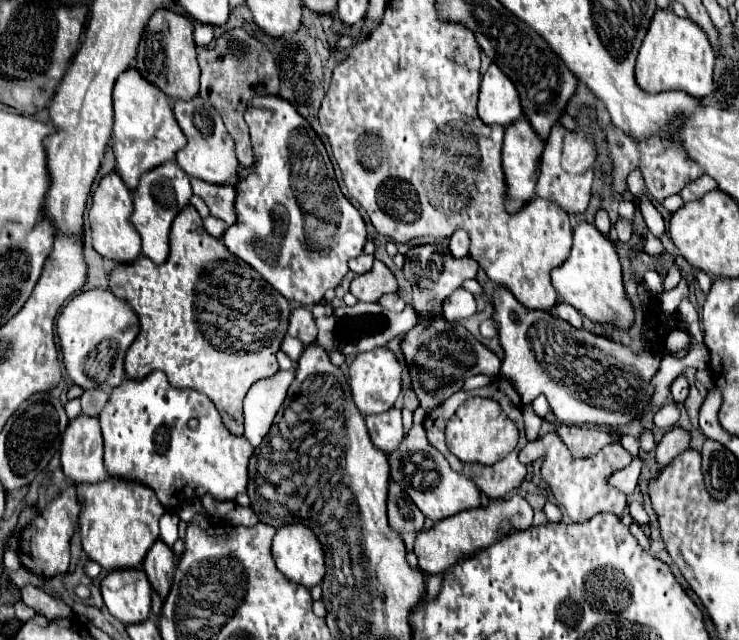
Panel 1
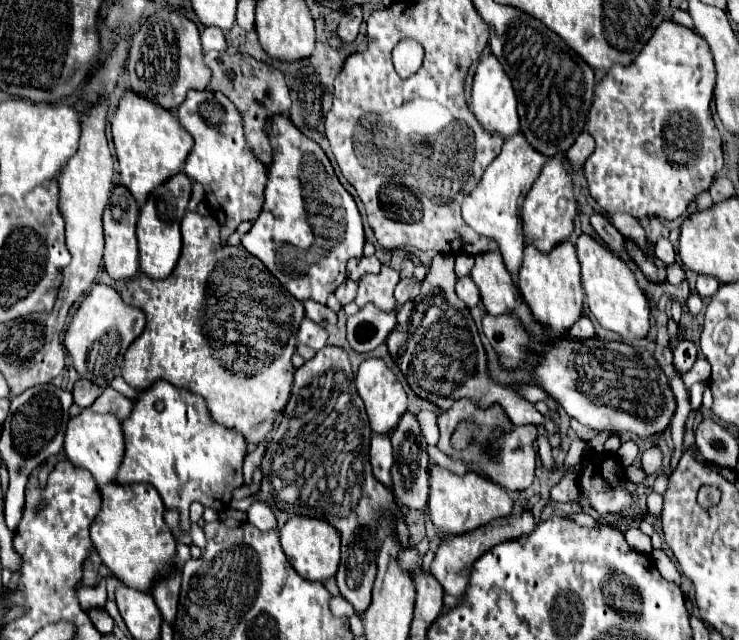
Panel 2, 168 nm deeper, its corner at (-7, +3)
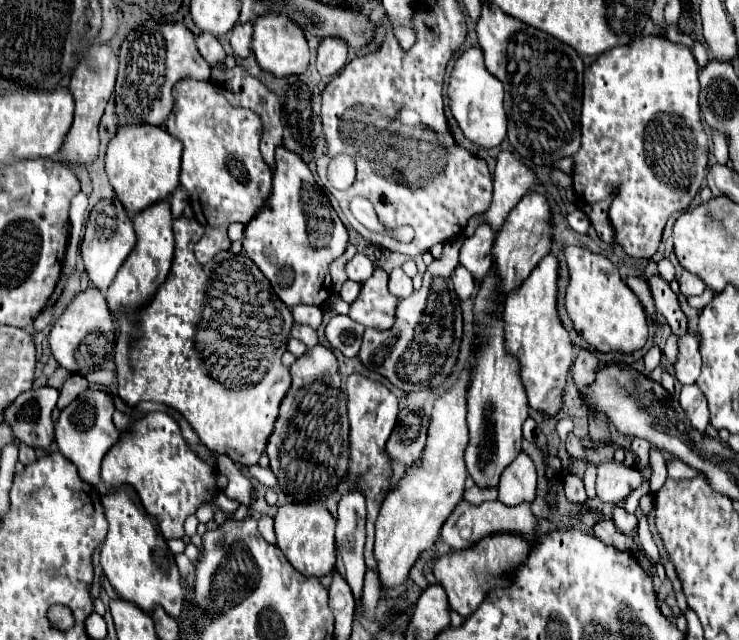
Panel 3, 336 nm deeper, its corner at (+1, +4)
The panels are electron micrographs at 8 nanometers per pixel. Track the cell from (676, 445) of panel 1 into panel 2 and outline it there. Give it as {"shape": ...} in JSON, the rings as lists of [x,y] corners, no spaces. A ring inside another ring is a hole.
{"shape":[[[654,446],[654,448],[648,448],[644,454],[642,454],[642,460],[640,460],[640,468],[644,470],[646,476],[658,472],[662,468],[662,452]]]}

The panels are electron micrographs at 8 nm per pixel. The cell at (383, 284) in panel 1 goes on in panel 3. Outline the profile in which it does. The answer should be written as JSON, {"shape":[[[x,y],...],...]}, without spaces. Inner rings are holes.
{"shape":[[[374,269],[372,277],[362,283],[348,315],[366,327],[390,329],[394,323],[396,305],[398,297],[388,291],[388,273],[384,269]]]}

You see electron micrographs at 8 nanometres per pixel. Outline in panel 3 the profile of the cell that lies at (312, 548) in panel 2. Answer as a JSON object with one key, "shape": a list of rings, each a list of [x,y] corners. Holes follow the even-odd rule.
{"shape":[[[290,503],[278,507],[274,515],[274,529],[276,529],[276,545],[296,571],[300,571],[306,577],[324,577],[334,571],[336,519],[328,513],[324,503]]]}

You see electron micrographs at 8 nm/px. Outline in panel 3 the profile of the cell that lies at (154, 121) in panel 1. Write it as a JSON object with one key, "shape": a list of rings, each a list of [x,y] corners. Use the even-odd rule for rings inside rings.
{"shape":[[[120,125],[106,149],[106,173],[116,197],[128,215],[136,215],[148,205],[172,195],[178,187],[182,145],[164,127],[154,125]]]}

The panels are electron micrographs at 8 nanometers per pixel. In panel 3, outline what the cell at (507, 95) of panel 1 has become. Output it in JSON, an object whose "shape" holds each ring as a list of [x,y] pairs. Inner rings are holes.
{"shape":[[[478,47],[464,51],[456,59],[452,75],[450,75],[448,97],[450,97],[452,113],[470,141],[474,141],[480,147],[492,149],[492,147],[498,147],[506,139],[506,113],[502,105],[504,87],[496,77],[492,77],[492,73],[488,73],[482,51]]]}

